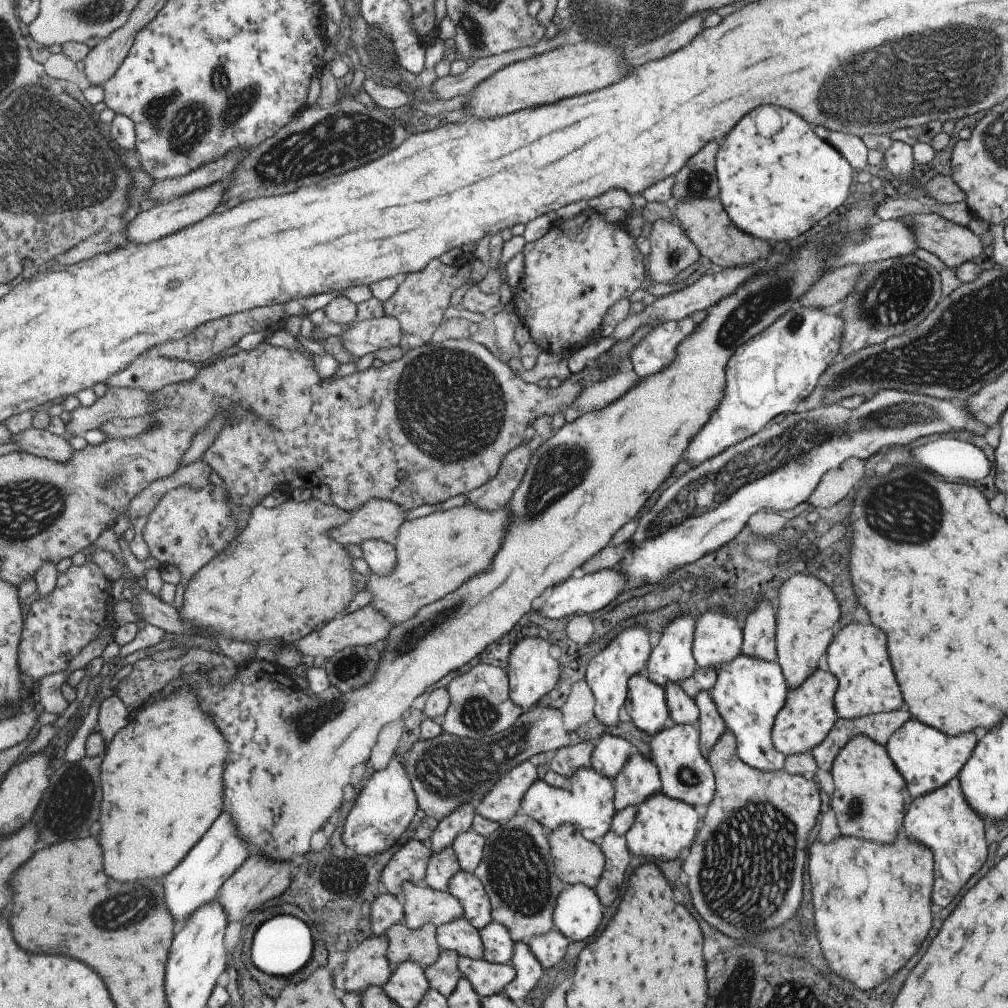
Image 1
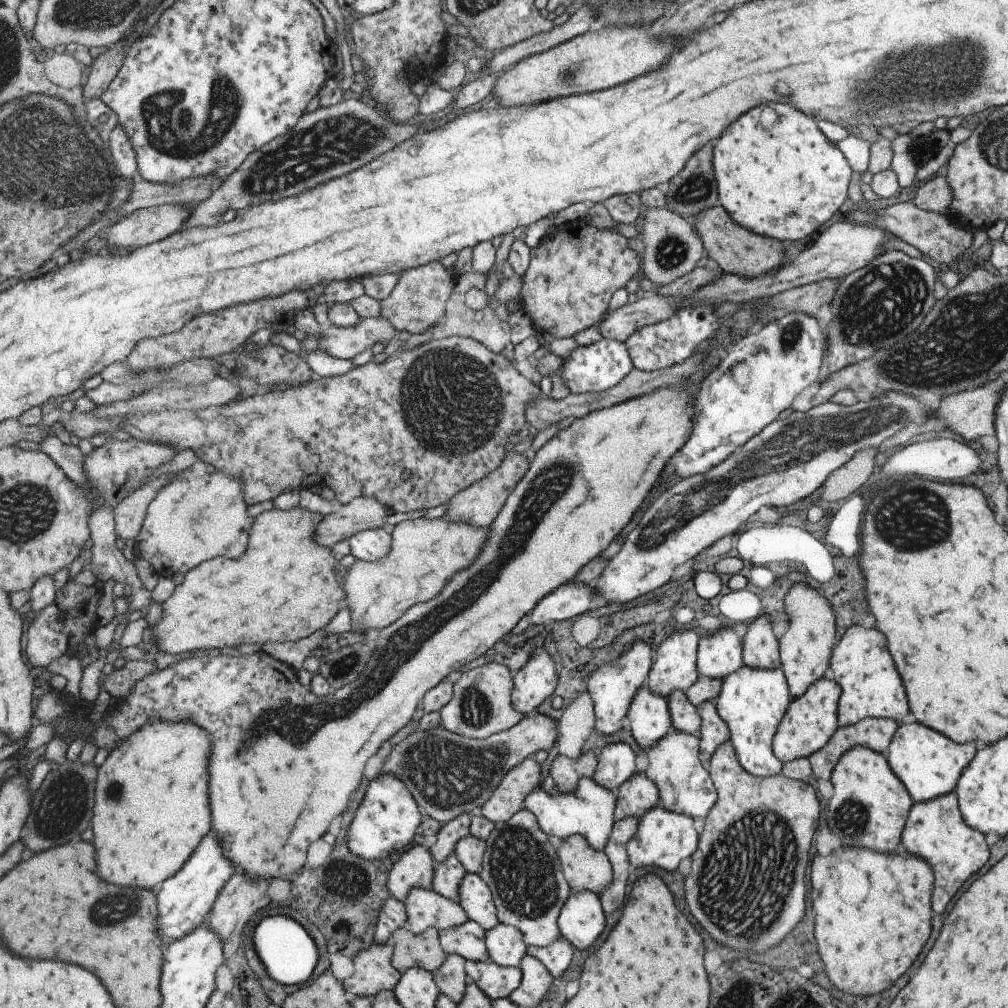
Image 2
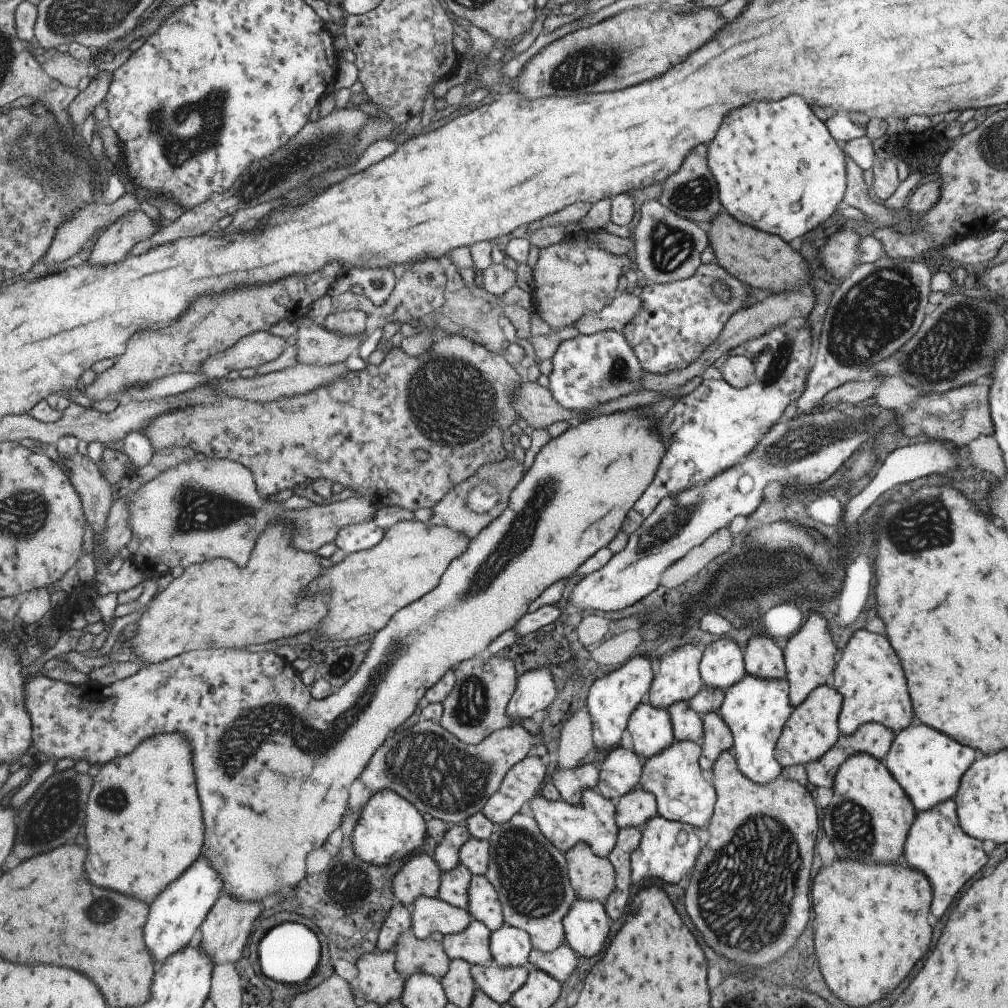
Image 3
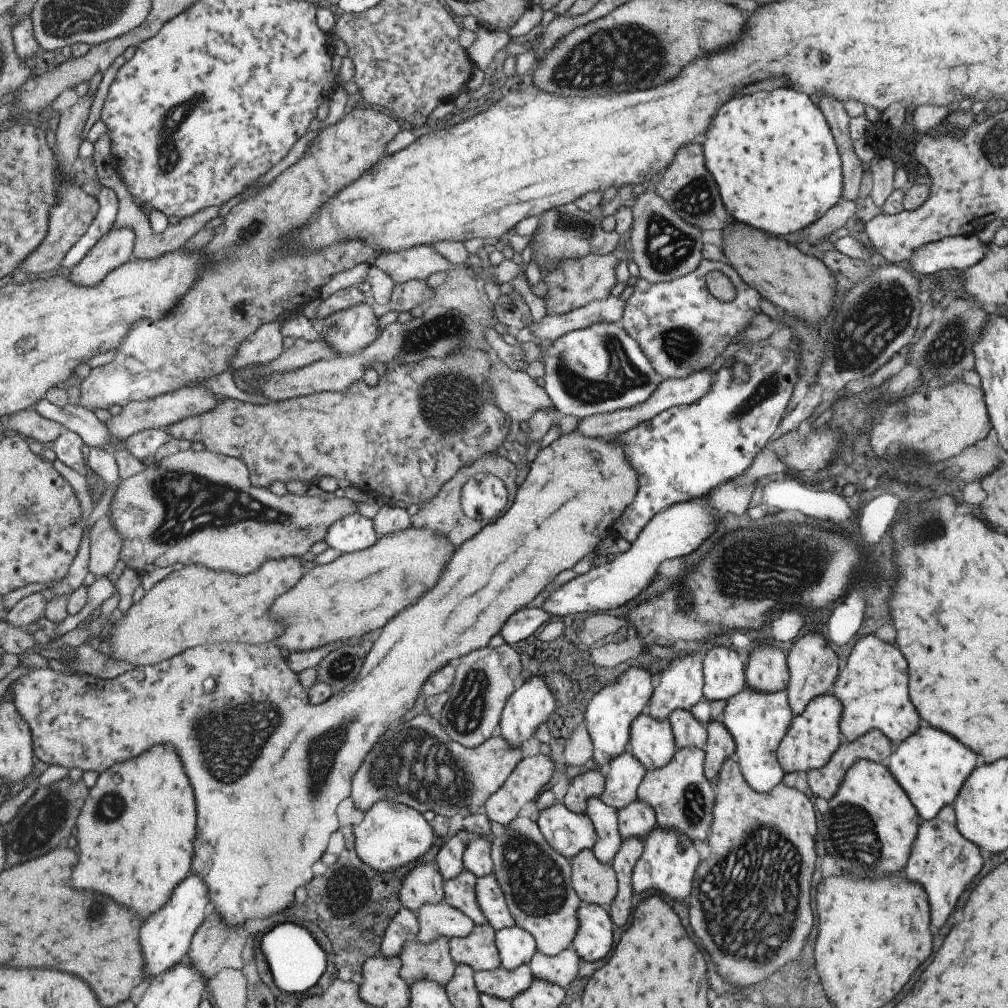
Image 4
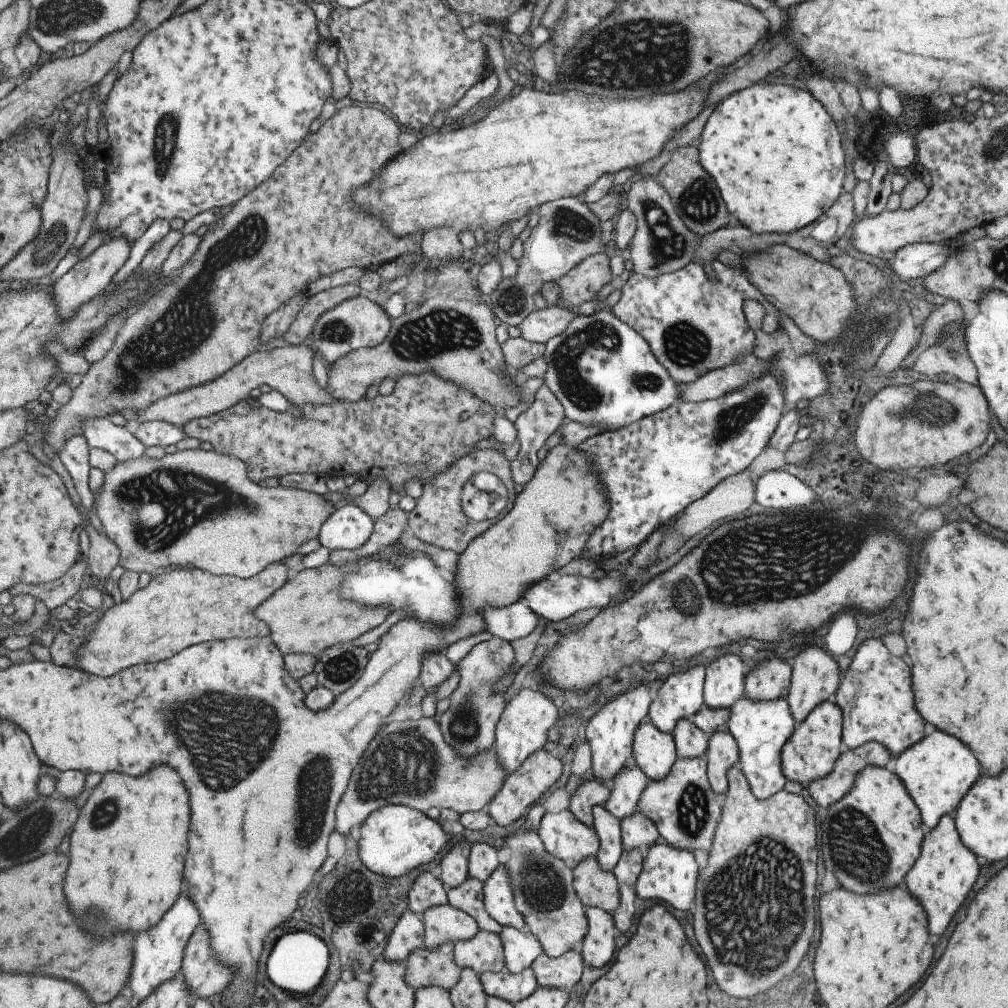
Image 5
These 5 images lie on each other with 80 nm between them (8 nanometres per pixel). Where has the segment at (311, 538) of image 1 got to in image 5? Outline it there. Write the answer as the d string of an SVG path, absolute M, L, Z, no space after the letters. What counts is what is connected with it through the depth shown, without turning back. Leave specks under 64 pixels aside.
M282 561L268 564L246 579L213 575L193 567L162 570L129 600L120 599L107 610L88 643L76 651L80 662L77 668L110 677L139 664L161 662L197 643L267 637L269 627L254 615L254 610L290 576Z

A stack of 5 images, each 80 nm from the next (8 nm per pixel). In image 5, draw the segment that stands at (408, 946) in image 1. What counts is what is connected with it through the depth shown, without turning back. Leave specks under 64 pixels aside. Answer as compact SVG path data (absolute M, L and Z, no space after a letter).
M449 941L435 948L423 946L415 949L403 963L405 984L413 990L431 985L448 992L460 975L460 968L453 960L453 945Z

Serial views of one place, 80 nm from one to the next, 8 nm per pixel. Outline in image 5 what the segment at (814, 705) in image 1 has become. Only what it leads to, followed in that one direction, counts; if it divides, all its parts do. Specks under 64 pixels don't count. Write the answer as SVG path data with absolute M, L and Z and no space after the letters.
M824 700L813 707L800 723L796 723L792 735L782 744L780 767L786 780L807 786L812 780L828 775L835 759L844 749L841 733L842 712L835 703Z

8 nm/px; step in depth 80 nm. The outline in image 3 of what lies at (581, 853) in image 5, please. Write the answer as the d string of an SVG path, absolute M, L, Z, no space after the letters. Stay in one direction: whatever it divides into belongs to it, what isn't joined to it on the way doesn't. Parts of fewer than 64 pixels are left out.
M535 795L529 799L529 808L541 834L558 851L564 853L576 842L591 842L593 826L580 804Z

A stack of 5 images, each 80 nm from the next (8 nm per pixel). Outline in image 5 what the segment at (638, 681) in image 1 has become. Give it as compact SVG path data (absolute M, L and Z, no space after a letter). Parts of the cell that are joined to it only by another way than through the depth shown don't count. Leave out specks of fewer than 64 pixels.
M639 723L633 731L632 758L649 781L661 780L676 759L671 733L661 732L651 723Z

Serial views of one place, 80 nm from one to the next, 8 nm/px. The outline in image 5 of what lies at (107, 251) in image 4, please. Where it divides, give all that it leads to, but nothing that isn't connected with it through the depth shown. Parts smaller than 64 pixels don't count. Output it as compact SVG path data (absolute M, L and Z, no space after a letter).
M118 236L97 247L90 255L79 261L65 276L55 282L53 292L58 300L58 311L63 319L72 319L80 308L92 298L101 296L102 292L117 276L117 272L125 266L131 254L132 242L128 236Z

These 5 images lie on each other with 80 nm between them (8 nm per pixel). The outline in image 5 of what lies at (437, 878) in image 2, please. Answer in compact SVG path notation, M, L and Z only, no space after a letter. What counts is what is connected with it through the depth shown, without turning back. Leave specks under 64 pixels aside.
M467 875L461 884L446 889L447 904L473 917L479 930L497 933L502 929L485 912L482 903L482 882Z

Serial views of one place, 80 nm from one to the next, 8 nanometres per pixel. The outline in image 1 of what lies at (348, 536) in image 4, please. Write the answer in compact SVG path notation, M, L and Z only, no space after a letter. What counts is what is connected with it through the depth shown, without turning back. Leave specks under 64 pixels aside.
M369 539L362 542L359 547L371 573L375 573L378 577L380 575L387 577L393 572L396 567L396 552L392 544Z

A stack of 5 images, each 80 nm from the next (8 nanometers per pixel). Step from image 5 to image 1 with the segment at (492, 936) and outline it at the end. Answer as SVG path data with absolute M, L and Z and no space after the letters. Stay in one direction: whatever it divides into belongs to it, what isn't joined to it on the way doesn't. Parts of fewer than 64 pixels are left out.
M462 916L436 926L435 940L440 950L452 950L458 955L481 959L483 947L476 928Z

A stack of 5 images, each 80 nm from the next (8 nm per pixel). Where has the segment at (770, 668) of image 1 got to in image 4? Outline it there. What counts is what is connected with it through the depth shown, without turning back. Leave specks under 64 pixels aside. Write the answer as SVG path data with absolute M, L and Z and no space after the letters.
M744 686L725 702L720 721L733 737L733 759L746 783L755 792L767 792L777 783L781 783L780 780L784 775L776 761L776 750L794 715L786 701L785 689L764 693Z

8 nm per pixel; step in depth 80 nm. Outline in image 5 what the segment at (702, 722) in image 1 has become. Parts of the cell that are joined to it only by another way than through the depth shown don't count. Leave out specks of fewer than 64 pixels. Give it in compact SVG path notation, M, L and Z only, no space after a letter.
M715 729L708 737L708 745L703 757L706 762L706 779L711 790L721 798L726 789L726 772L738 760L735 739L729 731Z

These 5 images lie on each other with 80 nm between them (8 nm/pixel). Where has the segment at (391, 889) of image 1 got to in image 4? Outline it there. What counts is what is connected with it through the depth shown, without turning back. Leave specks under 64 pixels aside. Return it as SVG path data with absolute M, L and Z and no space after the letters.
M421 862L408 870L402 878L398 888L398 901L415 914L420 904L443 900L442 882L442 876L434 862Z

